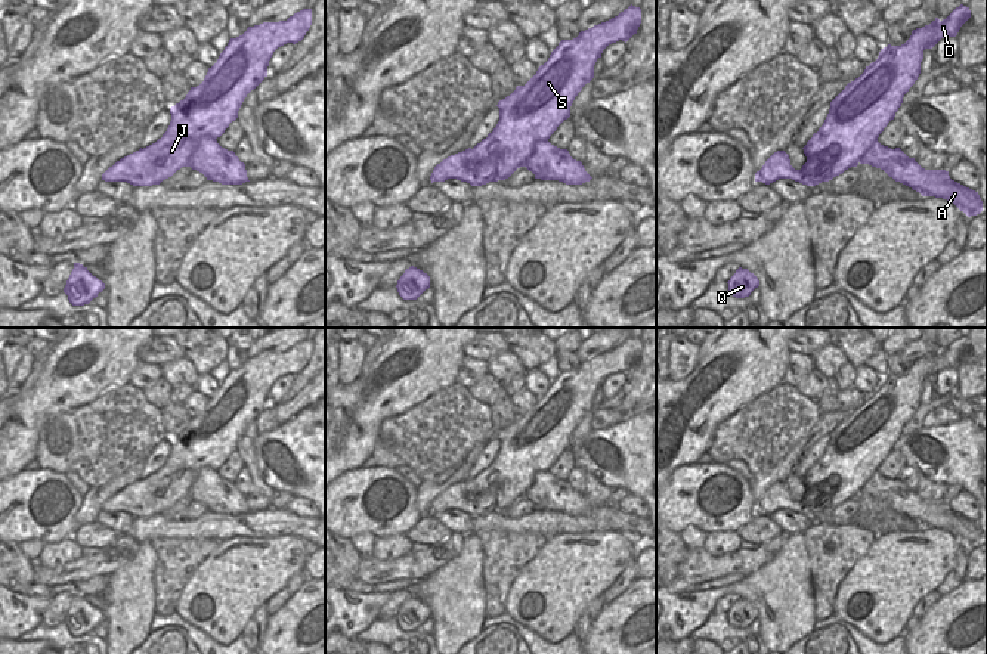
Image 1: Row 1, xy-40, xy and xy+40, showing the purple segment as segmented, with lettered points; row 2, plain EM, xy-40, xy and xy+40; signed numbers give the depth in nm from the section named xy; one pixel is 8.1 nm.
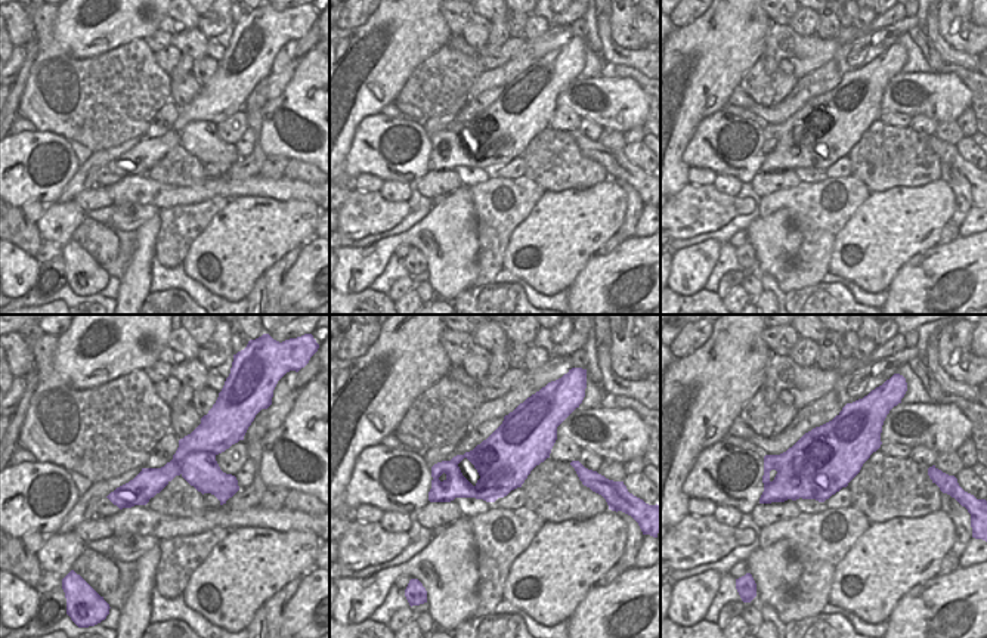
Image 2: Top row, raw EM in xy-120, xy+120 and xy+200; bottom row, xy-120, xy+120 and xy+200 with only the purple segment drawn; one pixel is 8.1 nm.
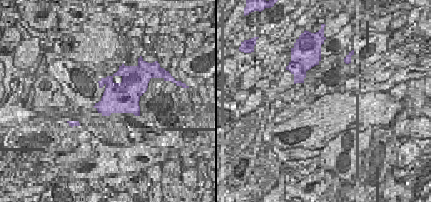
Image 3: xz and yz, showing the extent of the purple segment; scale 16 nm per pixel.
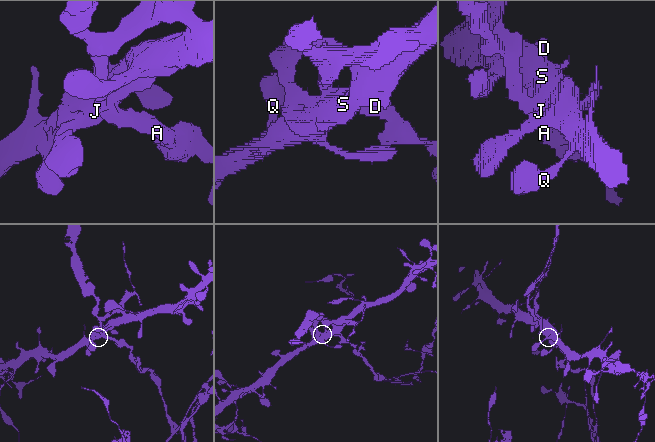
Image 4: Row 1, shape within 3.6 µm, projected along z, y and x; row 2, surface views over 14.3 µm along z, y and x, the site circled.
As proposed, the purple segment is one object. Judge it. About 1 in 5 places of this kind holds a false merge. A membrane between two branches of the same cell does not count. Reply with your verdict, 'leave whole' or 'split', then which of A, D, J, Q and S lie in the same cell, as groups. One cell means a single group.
split; groups A / D J Q S

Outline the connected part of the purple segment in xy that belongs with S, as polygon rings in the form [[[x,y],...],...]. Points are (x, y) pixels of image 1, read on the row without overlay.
[[[631,335],[618,347],[581,362],[576,369],[561,371],[548,391],[525,416],[517,416],[510,427],[498,433],[499,452],[494,462],[473,480],[468,478],[437,495],[430,506],[431,514],[457,509],[471,517],[482,517],[505,511],[517,499],[525,498],[535,483],[535,475],[548,471],[557,458],[570,447],[570,437],[582,418],[594,409],[594,396],[603,381],[619,371],[626,374],[637,365],[640,354],[641,340]]]

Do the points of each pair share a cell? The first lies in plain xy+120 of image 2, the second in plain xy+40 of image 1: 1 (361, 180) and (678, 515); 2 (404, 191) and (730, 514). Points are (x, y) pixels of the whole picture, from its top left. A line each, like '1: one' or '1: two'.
1: two
2: two

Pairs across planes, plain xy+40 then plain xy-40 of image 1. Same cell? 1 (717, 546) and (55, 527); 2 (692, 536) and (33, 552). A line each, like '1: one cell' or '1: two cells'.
1: two cells
2: one cell

